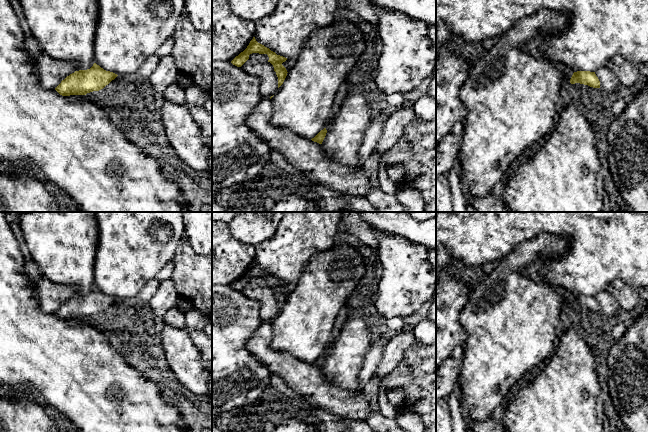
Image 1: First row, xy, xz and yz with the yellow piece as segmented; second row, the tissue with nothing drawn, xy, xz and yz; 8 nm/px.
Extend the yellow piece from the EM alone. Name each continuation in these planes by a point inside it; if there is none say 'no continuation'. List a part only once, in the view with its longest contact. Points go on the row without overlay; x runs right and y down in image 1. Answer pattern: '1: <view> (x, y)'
1: yz (608, 306)

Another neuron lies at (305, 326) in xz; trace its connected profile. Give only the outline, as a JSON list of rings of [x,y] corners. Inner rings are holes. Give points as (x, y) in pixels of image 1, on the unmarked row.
[[[349,238],[338,239],[328,250],[313,255],[295,289],[288,295],[283,308],[271,322],[271,347],[307,363],[314,362],[326,352],[350,294],[366,279],[369,272],[366,253]]]

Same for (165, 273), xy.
[[[172,259],[164,268],[156,275],[156,279],[161,283],[172,276],[174,270],[174,260]]]

